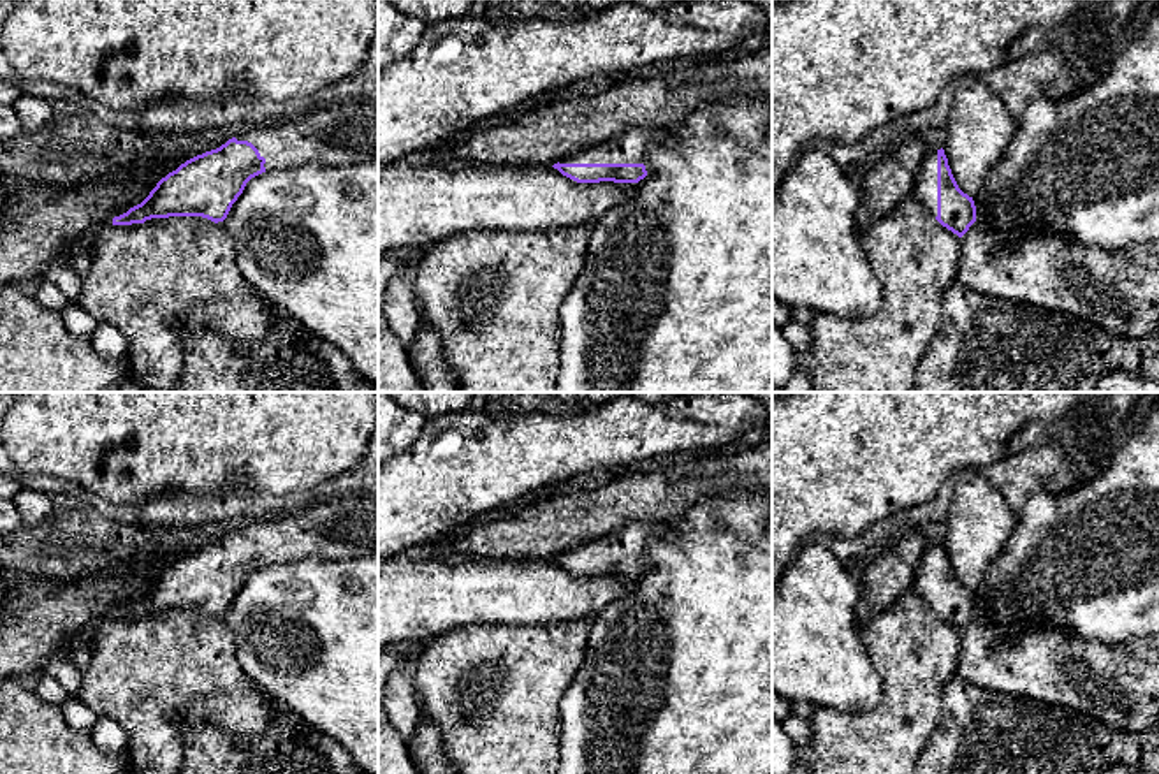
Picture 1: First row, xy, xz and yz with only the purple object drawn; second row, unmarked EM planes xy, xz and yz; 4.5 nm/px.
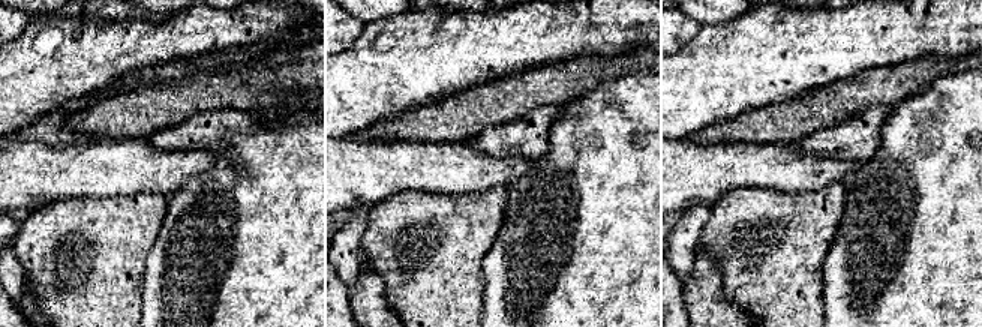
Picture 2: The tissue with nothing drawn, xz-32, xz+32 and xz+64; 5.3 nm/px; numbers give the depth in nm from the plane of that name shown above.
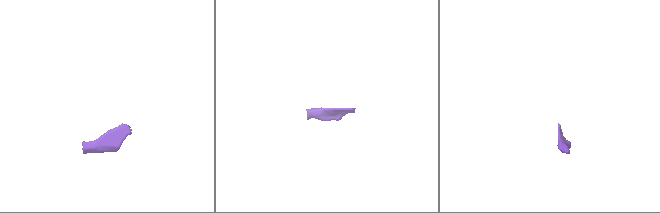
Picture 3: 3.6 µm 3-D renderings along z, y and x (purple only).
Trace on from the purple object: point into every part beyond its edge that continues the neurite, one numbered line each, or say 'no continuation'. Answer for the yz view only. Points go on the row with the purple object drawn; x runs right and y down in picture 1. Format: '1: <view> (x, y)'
1: yz (925, 185)

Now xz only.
1: xz (632, 146)

